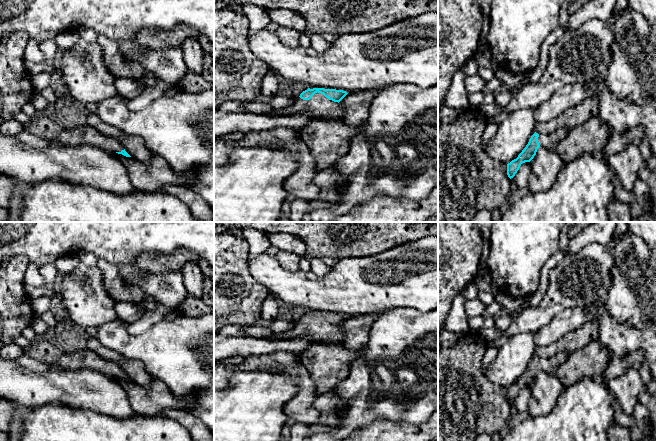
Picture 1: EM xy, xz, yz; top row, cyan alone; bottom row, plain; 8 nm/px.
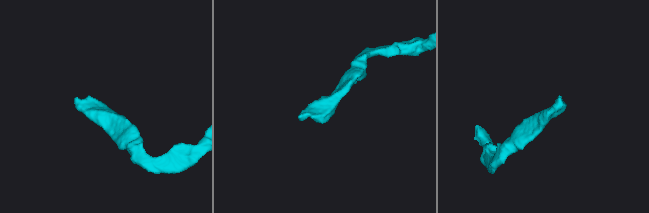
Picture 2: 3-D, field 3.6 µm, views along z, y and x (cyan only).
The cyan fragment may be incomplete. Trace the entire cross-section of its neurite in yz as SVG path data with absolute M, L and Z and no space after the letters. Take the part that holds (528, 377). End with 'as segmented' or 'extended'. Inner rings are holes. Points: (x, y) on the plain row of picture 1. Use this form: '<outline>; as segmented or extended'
M562 351L550 358L534 357L528 368L518 381L507 388L507 399L511 403L515 400L522 387L530 386L540 371L553 373L569 356L569 353Z; extended

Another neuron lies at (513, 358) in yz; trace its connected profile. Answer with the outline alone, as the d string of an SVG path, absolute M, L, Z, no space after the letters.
M521 333L508 339L491 362L487 379L494 385L508 388L516 383L535 357L535 334Z

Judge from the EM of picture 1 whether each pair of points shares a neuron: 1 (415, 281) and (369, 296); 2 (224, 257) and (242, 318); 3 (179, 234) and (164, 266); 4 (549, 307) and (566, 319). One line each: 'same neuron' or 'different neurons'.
1: same neuron
2: same neuron
3: different neurons
4: different neurons

